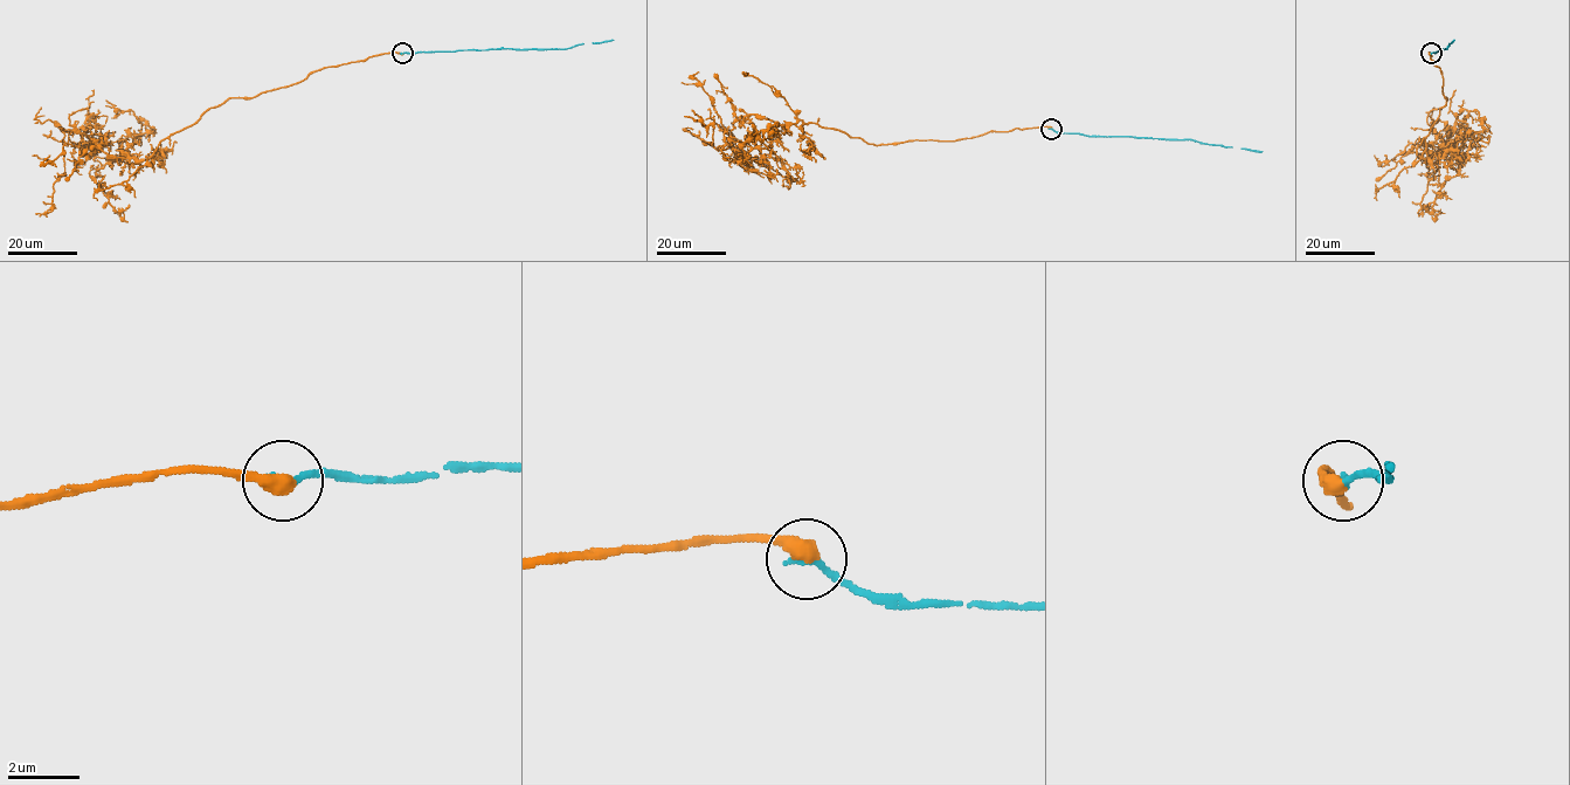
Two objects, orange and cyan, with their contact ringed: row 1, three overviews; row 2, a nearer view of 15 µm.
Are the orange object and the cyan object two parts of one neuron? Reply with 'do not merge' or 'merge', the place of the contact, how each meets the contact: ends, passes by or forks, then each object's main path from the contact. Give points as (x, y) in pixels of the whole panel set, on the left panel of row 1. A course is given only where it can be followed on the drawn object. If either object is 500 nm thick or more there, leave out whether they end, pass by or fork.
merge | (402, 53) | orange via (401, 53), (228, 98), (146, 159), (111, 158), (104, 142), (74, 143), (66, 131), (52, 206), (35, 213) | cyan via (401, 53), (565, 49), (614, 40)

